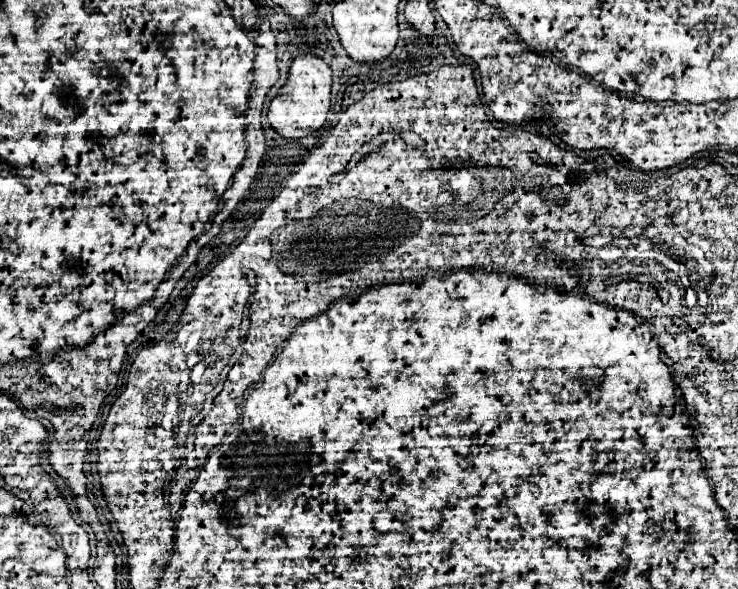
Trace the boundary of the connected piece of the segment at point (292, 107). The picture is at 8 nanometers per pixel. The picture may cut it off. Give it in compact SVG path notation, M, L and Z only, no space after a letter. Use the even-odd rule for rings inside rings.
M303 54L293 60L285 86L279 90L279 96L273 98L269 106L267 120L269 126L283 138L289 140L303 138L325 124L329 106L331 106L331 68L321 58L313 54Z

